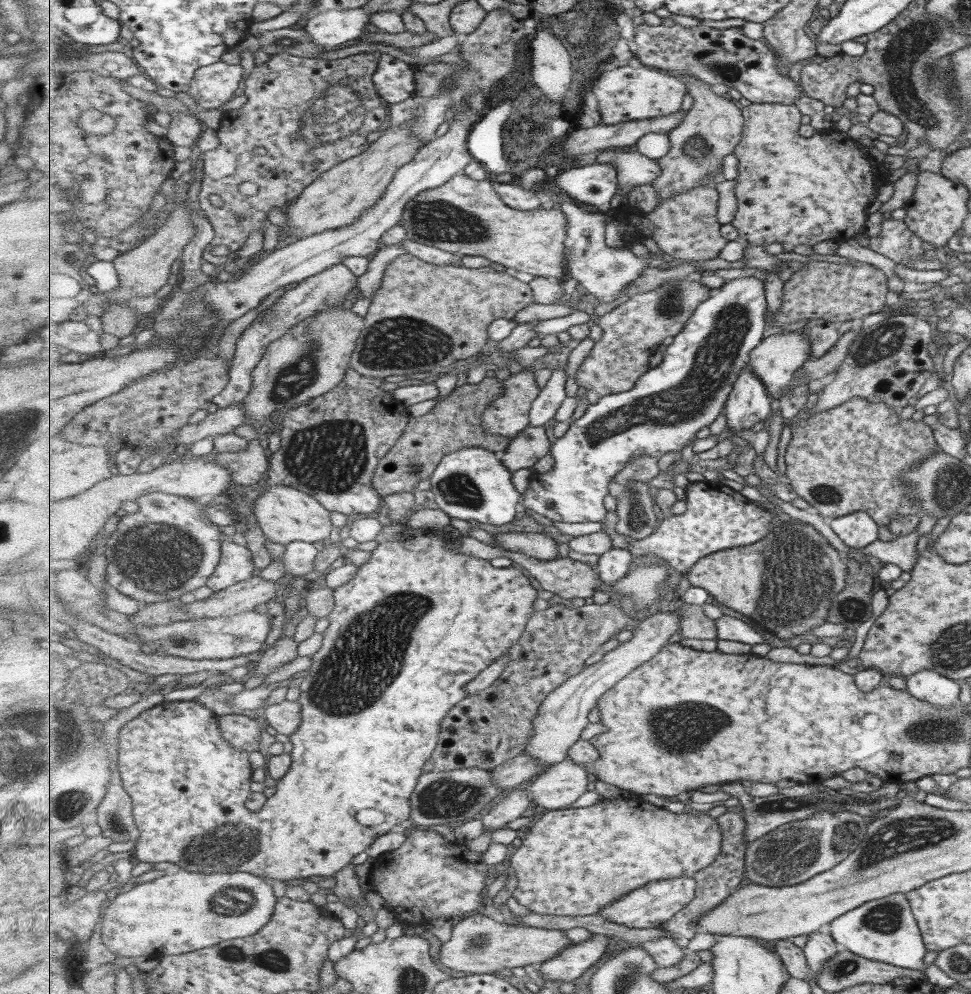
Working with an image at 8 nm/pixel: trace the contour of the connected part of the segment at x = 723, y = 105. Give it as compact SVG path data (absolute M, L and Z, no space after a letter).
M683 75L689 94L694 98L692 107L679 128L671 132L671 150L667 156L657 160L663 168L662 173L654 180L654 187L660 198L658 204L681 195L693 188L703 186L708 174L720 170L725 156L734 154L738 144L743 140L746 121L743 117L743 107L735 100L725 98L715 90L714 86L707 85L693 75Z

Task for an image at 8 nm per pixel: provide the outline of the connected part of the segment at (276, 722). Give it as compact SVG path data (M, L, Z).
M283 701L281 704L269 705L264 715L277 732L290 737L299 730L303 722L302 706L299 701Z

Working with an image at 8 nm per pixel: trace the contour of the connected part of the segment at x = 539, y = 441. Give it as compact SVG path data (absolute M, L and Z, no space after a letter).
M529 426L520 432L504 451L502 463L507 468L521 470L521 468L532 468L543 456L550 454L552 449L551 440L545 434L543 426Z

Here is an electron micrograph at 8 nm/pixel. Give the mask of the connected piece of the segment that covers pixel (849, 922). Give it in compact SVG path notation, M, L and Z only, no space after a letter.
M903 892L863 903L838 916L825 929L838 945L861 958L919 970L924 974L926 966L923 965L923 956L927 950Z

